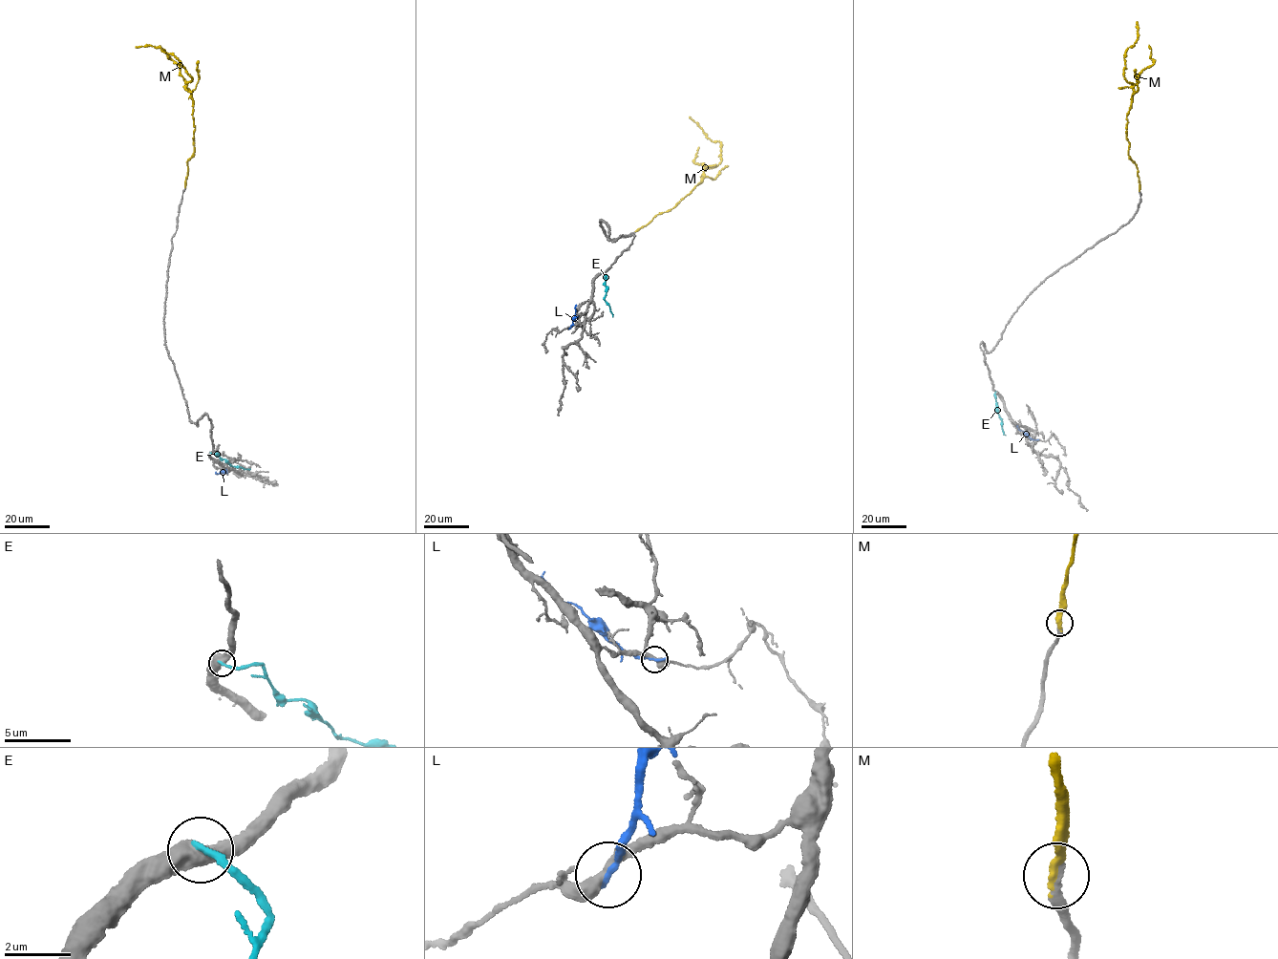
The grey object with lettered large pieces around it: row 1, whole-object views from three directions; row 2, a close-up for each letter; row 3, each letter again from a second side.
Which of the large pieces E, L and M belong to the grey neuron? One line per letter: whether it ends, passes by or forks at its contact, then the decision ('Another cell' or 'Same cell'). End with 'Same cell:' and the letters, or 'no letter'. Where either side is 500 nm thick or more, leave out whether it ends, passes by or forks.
E: Another cell
L: It ends there. Another cell
M: It ends there. Same cell
Same cell: M

